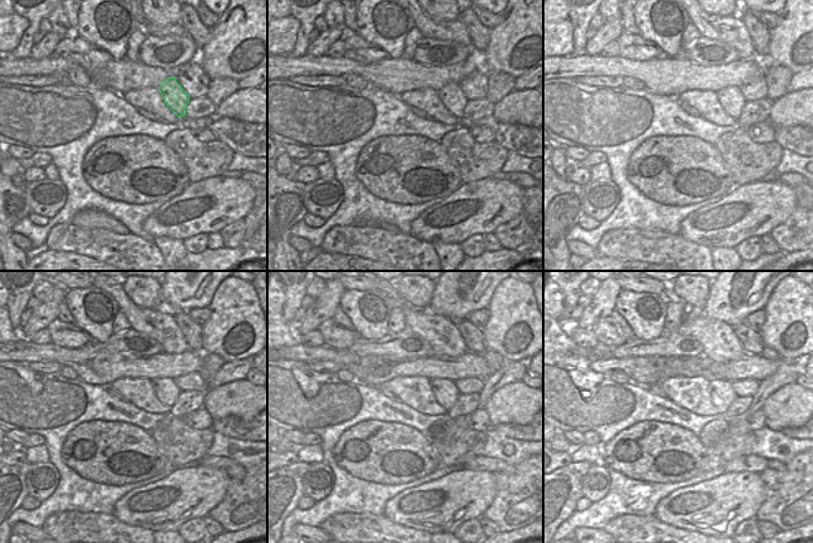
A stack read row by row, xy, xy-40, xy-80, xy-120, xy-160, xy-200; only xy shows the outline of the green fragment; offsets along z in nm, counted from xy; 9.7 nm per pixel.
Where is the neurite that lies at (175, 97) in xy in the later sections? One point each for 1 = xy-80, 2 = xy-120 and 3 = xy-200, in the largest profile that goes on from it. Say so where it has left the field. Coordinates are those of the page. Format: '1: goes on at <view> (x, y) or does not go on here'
1: goes on at xy-80 (731, 99)
2: goes on at xy-120 (166, 390)
3: goes on at xy-200 (722, 393)

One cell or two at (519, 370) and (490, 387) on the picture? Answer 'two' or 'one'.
one

